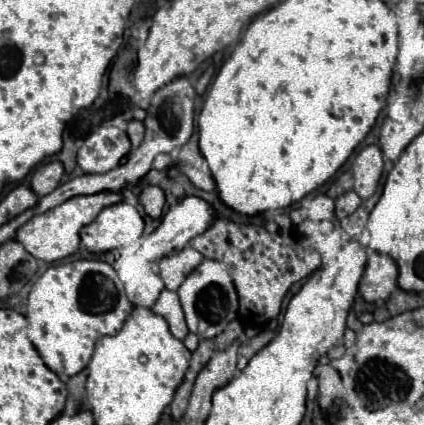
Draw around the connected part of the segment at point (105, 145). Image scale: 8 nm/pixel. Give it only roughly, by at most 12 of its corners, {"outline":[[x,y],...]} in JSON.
{"outline":[[101,126],[79,148],[87,174],[105,174],[129,154],[127,132]]}

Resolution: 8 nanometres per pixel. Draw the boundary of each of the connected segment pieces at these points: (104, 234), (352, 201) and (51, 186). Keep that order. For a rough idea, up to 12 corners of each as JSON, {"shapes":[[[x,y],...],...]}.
{"shapes":[[[119,202],[103,208],[79,238],[97,254],[139,240],[139,210]],[[351,192],[341,194],[335,200],[337,218],[351,216],[361,198]],[[59,160],[39,166],[31,188],[39,196],[51,194],[63,178]]]}

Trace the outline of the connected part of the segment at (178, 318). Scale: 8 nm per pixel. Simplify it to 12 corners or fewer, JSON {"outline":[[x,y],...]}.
{"outline":[[163,290],[151,308],[177,340],[189,334],[177,292]]}

